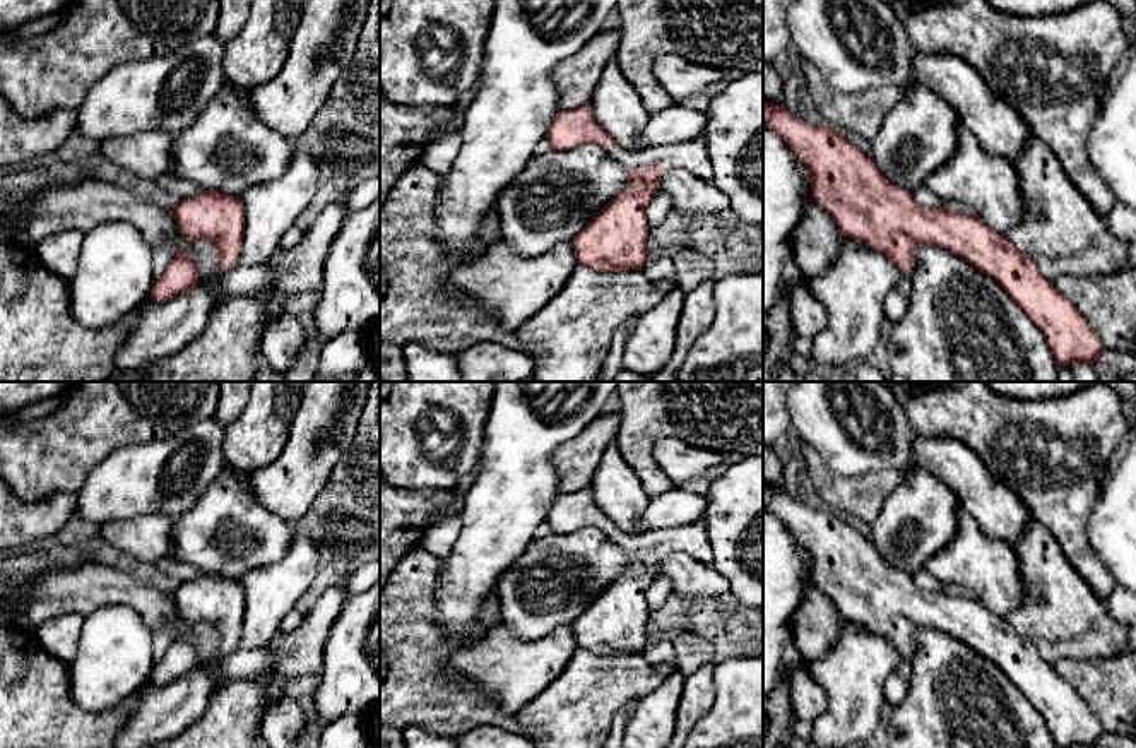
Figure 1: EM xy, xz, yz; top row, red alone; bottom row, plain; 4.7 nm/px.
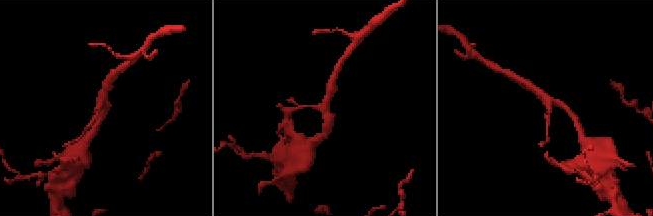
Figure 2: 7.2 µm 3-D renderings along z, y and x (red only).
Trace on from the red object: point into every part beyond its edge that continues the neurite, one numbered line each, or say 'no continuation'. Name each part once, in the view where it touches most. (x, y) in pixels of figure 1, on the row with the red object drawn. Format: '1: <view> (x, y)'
1: xz (693, 156)

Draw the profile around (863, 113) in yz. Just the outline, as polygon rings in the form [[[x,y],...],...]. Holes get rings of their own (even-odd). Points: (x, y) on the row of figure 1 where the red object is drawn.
[[[802,60],[801,67],[814,106],[826,123],[833,128],[845,128],[869,142],[879,132],[886,113],[903,96],[903,89],[898,86],[845,94],[833,89],[808,60]]]

